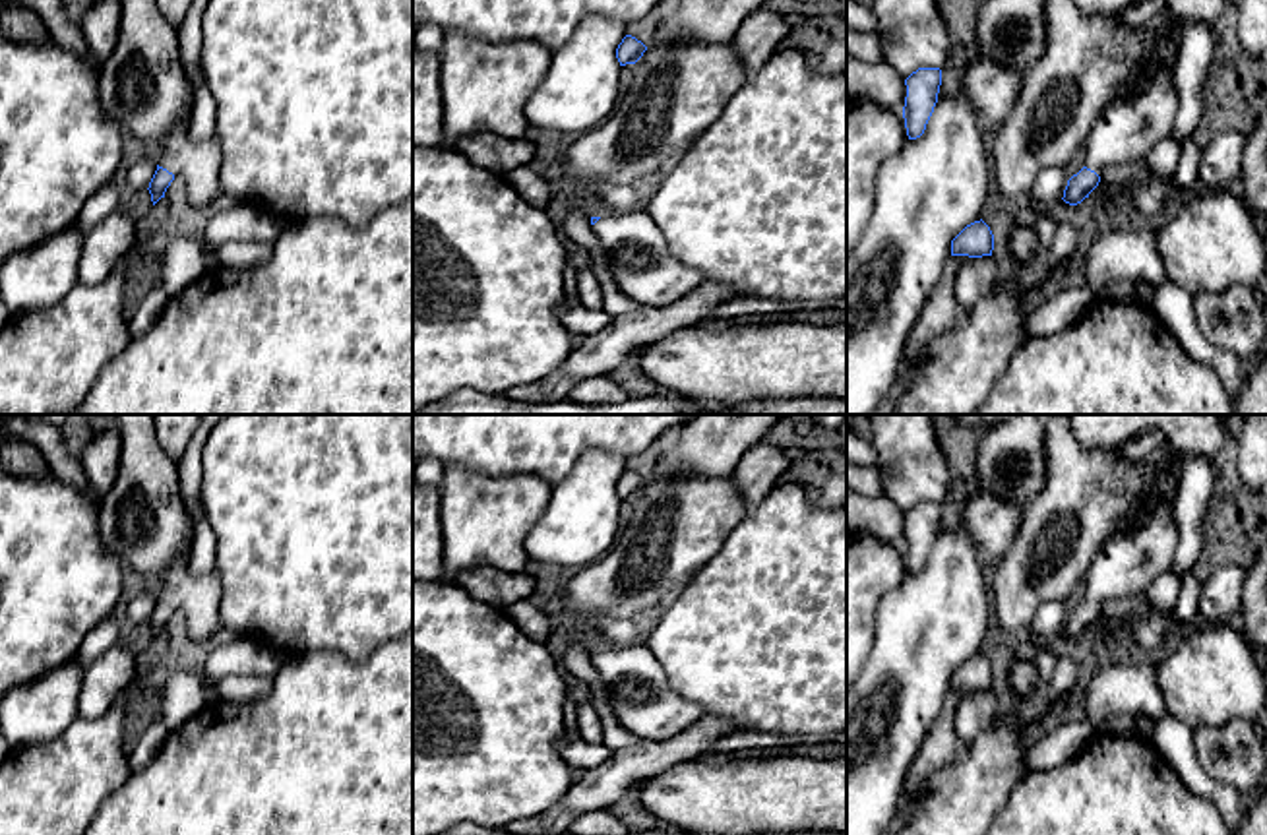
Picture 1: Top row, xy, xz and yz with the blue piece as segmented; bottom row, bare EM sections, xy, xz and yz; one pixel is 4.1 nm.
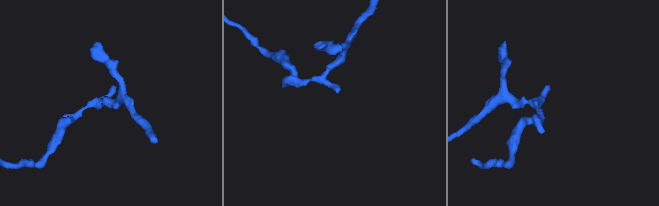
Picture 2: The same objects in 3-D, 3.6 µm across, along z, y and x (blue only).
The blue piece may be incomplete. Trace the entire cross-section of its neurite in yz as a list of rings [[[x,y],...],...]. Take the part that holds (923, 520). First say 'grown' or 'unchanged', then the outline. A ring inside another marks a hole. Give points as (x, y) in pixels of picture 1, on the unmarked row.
unchanged | [[[918,502],[907,513],[907,531],[903,541],[903,552],[909,573],[916,573],[924,568],[926,558],[938,537],[942,519],[940,502]]]

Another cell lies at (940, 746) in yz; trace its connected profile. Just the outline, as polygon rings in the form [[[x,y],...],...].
[[[969,690],[947,692],[936,723],[928,730],[914,761],[907,771],[901,804],[907,804],[934,771],[942,769],[957,758],[961,746],[955,732],[955,713],[967,694]]]

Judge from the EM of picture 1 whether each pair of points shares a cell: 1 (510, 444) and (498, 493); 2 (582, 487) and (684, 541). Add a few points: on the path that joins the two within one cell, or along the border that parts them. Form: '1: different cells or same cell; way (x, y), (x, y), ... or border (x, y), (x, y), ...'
1: different cells; border (458, 463), (489, 475), (537, 475), (547, 483)
2: different cells; border (624, 518), (615, 543), (599, 556)

